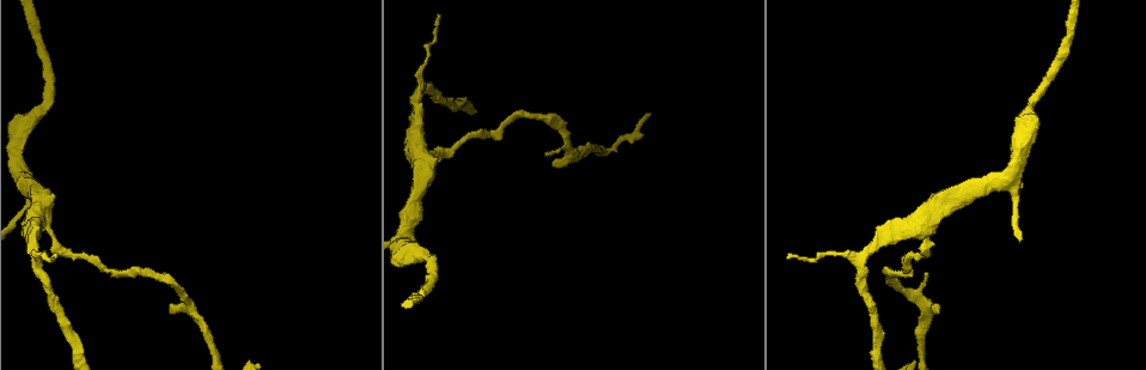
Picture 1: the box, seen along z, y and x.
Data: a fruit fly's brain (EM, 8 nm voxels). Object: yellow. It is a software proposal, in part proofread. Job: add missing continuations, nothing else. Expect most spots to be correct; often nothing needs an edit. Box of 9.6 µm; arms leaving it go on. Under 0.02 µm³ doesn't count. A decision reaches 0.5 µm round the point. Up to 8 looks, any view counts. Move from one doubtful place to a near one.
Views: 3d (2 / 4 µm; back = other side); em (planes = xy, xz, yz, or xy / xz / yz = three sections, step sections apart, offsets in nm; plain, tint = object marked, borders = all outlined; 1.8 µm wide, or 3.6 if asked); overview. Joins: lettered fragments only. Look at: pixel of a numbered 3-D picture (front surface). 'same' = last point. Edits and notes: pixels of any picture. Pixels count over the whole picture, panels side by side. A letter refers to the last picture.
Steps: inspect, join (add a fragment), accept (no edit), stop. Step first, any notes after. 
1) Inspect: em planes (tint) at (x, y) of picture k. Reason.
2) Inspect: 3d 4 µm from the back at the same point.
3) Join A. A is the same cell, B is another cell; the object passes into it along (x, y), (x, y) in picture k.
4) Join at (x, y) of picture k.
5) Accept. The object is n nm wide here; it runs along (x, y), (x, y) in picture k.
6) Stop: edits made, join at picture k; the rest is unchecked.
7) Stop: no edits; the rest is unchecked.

Inspect: em xy step 16 (borders) at (419, 89) of picture 1. A fork.

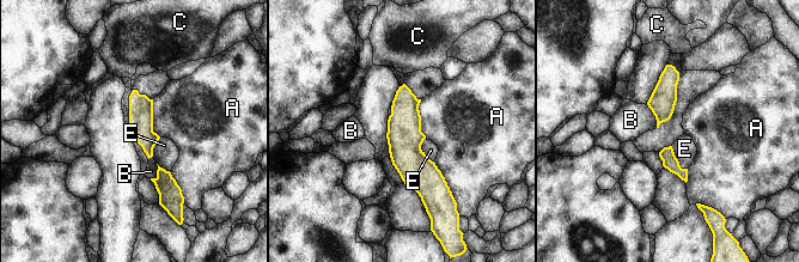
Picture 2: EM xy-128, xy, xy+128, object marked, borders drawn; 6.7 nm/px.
Accept. The longest contact is with A, 260 nm; A, B, C and E are other cells; it runs along (402, 89), (404, 151), (427, 196) in picture 2; no lettered fragment goes on from it.

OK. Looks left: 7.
Inspect: 3d 4 µm at (437, 16) of picture 1. Free end.

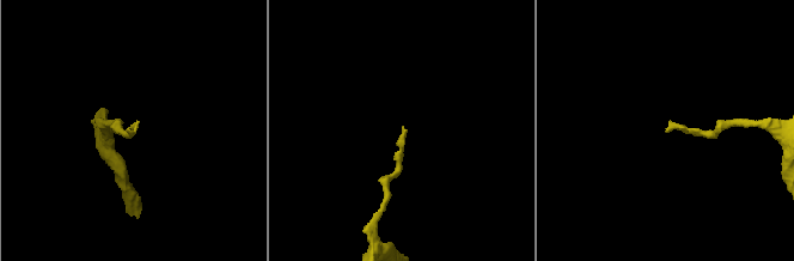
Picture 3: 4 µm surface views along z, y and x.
Inspect: em planes (borders) at (135, 130) of picture 3. Now the EM.

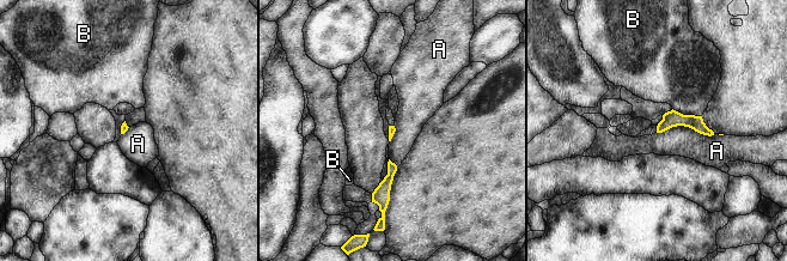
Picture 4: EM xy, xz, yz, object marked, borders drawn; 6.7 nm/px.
Accept. A and B are other cells; a border runs along (656, 132), (688, 126), (714, 134) in picture 4; no lettered fragment goes on from it.

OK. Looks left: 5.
Inspect: 3d 2 µm at (928, 273) of picture 1. Tapers out.

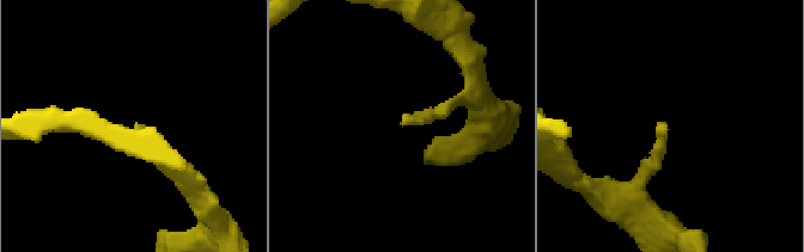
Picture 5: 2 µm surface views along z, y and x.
Inspect: em 3.6 µm planes (borders) at (663, 127) of picture 5. Now the EM.

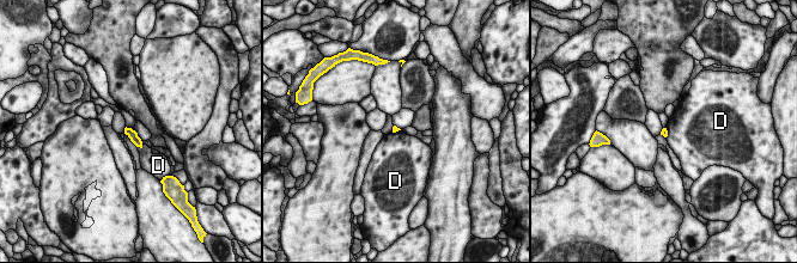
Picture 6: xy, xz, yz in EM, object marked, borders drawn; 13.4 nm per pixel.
Accept. D is another cell; a border runs along (667, 128), (665, 138) in picture 6; no lettered fragment goes on from it.

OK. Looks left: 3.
Stop: no edits; the rest is unchecked.

